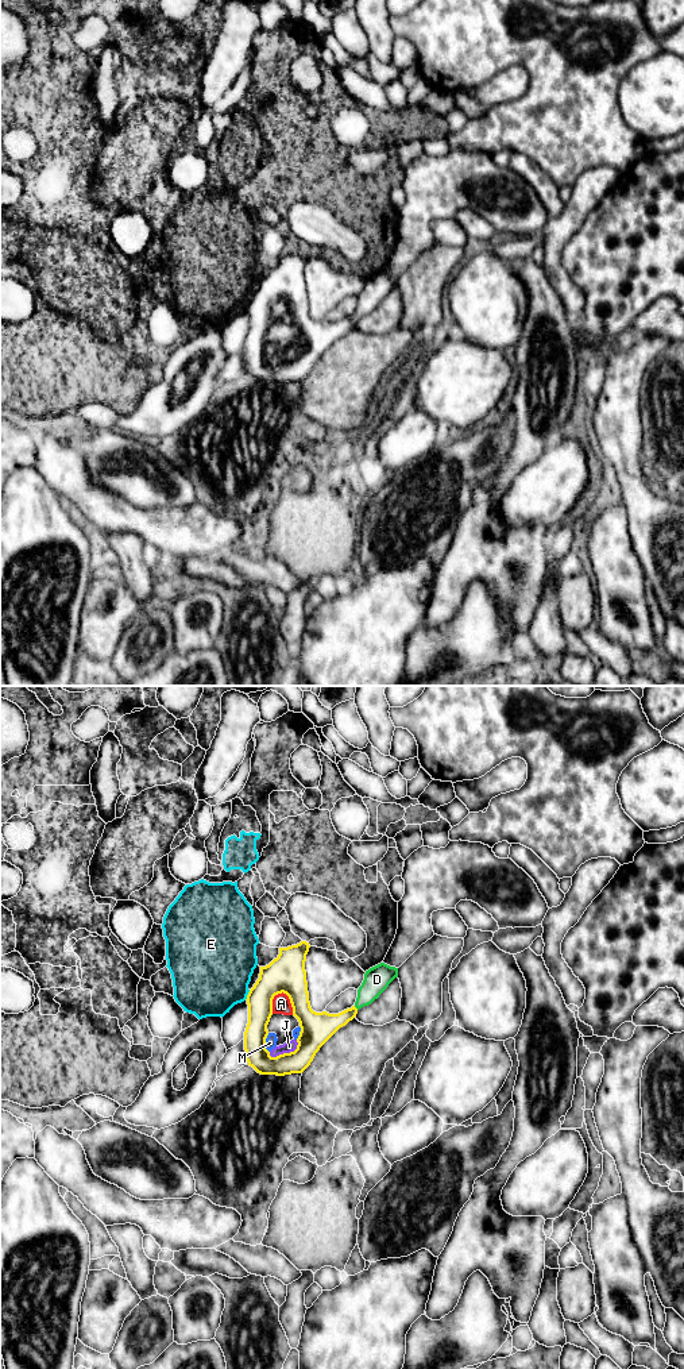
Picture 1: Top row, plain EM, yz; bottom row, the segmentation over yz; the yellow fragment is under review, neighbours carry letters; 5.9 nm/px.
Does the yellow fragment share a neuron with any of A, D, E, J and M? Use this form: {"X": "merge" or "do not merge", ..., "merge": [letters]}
{"A": "merge", "D": "merge", "E": "do not merge", "J": "merge", "M": "merge", "merge": ["A", "D", "J", "M"]}

